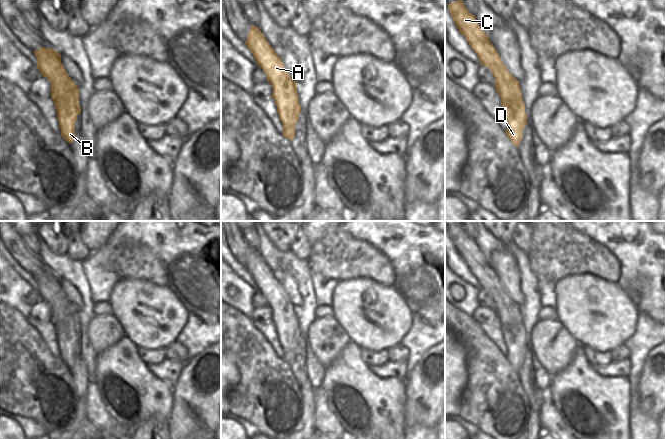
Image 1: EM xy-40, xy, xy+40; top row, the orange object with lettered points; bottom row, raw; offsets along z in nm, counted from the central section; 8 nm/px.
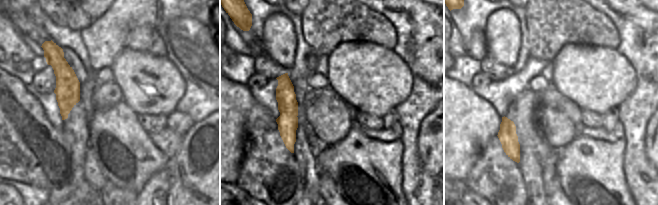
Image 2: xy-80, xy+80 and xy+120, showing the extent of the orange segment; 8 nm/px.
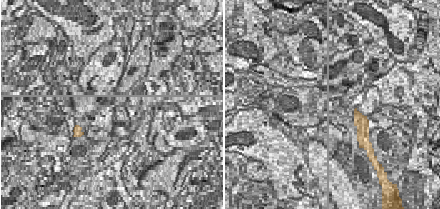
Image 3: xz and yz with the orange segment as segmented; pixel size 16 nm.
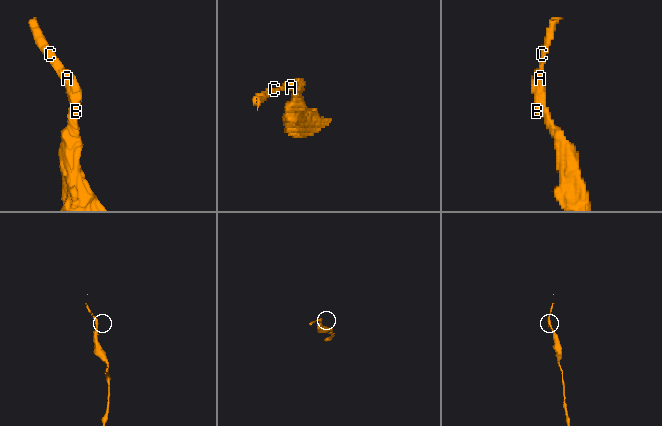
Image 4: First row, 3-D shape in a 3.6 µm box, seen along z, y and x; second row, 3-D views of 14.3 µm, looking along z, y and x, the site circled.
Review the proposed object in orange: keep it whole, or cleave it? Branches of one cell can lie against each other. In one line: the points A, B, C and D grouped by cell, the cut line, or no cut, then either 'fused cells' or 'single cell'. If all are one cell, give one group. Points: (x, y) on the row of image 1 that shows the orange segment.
groups A B C D; cut none; single cell

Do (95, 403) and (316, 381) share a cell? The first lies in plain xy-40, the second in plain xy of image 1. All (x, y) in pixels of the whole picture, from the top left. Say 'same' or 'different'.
different

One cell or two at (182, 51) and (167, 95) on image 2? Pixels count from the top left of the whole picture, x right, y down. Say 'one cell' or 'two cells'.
two cells

